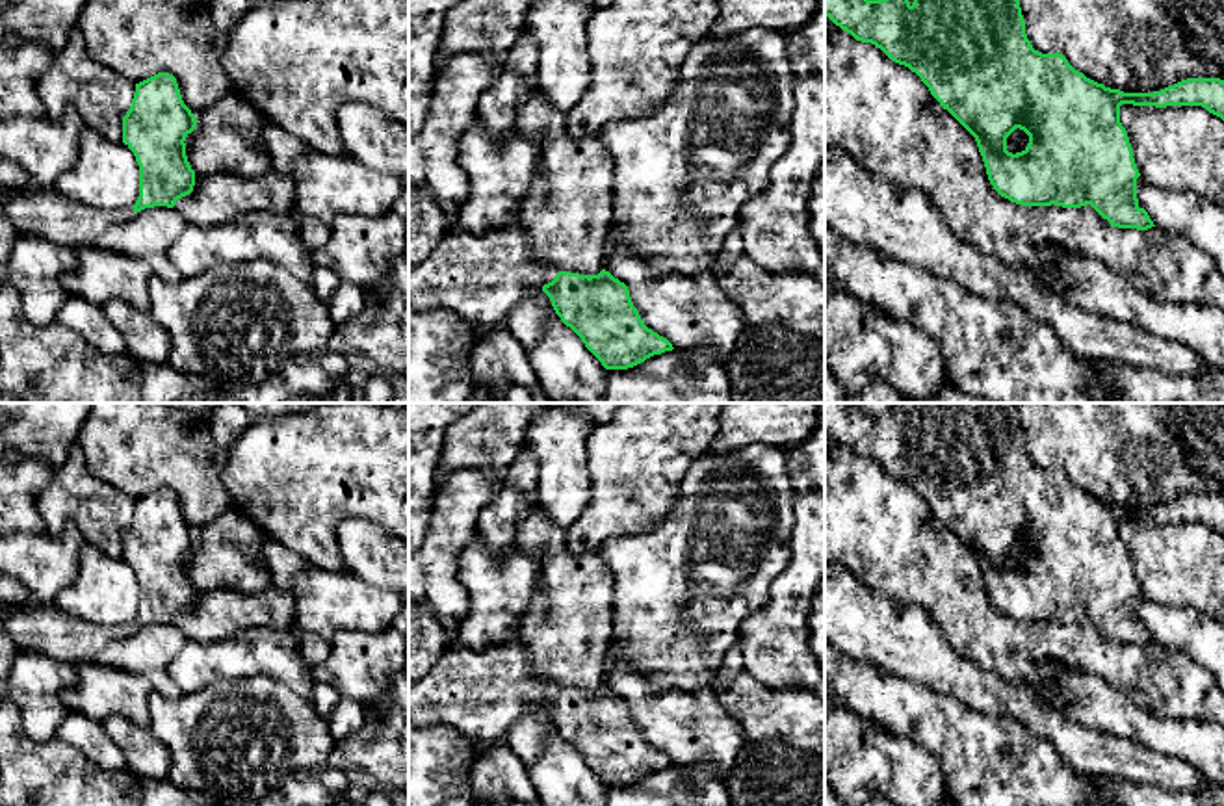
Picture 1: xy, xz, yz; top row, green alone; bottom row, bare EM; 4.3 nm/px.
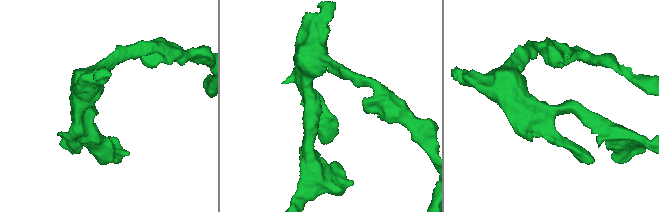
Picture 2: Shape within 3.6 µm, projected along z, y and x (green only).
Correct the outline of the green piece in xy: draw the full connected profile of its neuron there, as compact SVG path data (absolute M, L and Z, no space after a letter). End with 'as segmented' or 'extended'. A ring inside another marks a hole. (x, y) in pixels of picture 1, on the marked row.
M158 72L136 84L132 106L123 117L123 143L139 165L139 197L132 208L95 208L56 188L37 188L0 199L0 214L19 236L39 236L71 251L93 245L111 225L145 208L173 208L193 191L195 171L184 141L195 126L197 117L184 104L176 78Z; extended

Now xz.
M520 215L483 234L448 232L423 262L409 266L409 306L446 306L468 323L500 325L524 295L540 290L605 370L674 349L645 325L628 286L609 271L589 277L533 258Z; extended

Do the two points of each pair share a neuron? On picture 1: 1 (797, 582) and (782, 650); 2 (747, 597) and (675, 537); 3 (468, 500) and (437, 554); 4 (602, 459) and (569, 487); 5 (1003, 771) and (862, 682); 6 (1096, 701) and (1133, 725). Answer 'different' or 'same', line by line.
1: same
2: same
3: same
4: different
5: same
6: same

